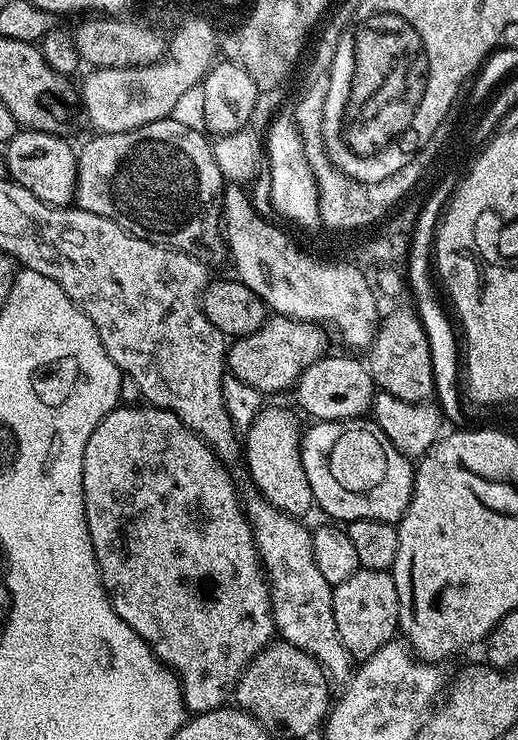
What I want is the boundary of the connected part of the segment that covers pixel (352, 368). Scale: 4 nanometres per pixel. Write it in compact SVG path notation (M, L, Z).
M325 354L321 360L314 362L305 372L300 375L300 379L294 385L296 400L300 403L300 408L306 415L312 416L313 421L317 420L354 420L363 417L371 409L374 399L374 381L372 374L368 370L368 365L363 359L355 360L355 355L332 356Z

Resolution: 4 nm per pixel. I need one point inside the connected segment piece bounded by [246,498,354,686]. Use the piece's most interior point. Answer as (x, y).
(302, 609)

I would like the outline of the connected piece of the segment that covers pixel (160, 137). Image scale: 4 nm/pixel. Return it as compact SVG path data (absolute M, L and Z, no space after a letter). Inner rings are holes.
M177 118L150 122L141 128L135 128L129 132L107 132L105 134L93 135L93 140L85 142L78 148L76 158L76 194L75 203L79 207L86 209L87 212L98 214L102 218L110 218L118 226L122 226L130 234L134 234L143 240L149 240L155 244L161 244L163 248L177 248L179 252L190 252L193 254L205 254L209 252L212 256L224 256L225 245L222 243L222 193L226 187L224 175L218 170L218 162L214 162L212 145L209 137L205 135L199 127L191 128L188 124L182 124Z

